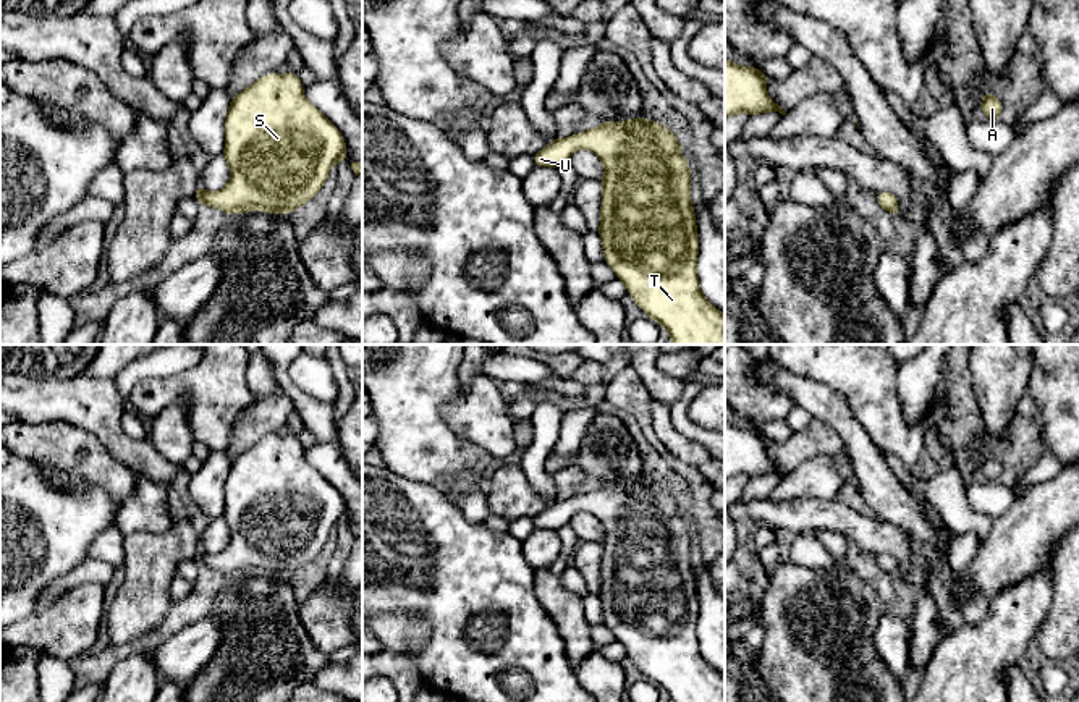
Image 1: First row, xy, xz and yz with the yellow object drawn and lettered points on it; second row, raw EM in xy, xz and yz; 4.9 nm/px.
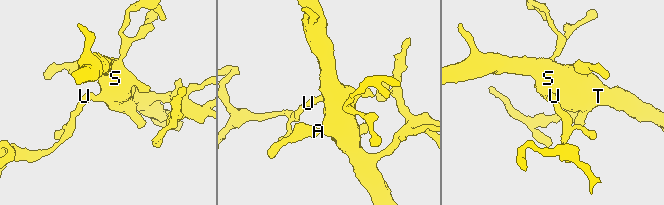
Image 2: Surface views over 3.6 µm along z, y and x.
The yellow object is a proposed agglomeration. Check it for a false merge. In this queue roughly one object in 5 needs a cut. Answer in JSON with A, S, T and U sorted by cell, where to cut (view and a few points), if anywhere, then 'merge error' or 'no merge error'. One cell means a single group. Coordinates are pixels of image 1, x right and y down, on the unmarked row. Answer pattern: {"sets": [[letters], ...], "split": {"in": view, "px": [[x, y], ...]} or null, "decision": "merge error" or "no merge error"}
{"sets": [["A", "S", "T", "U"]], "split": null, "decision": "no merge error"}

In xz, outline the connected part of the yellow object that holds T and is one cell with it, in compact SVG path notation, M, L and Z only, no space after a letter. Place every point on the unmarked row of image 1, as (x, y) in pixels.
M644 479L556 500L532 518L534 529L558 531L578 513L592 513L603 526L599 598L605 624L645 678L662 686L671 702L725 702L725 676L700 653L696 631L699 602L691 565L692 534L676 497Z

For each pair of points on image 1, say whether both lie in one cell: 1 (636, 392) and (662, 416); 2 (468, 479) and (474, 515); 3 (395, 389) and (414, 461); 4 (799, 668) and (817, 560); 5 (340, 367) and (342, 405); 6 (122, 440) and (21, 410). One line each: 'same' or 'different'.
1: different
2: same
3: same
4: different
5: same
6: same

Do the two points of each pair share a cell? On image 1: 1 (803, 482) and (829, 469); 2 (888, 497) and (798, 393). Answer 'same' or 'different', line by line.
1: same
2: same

